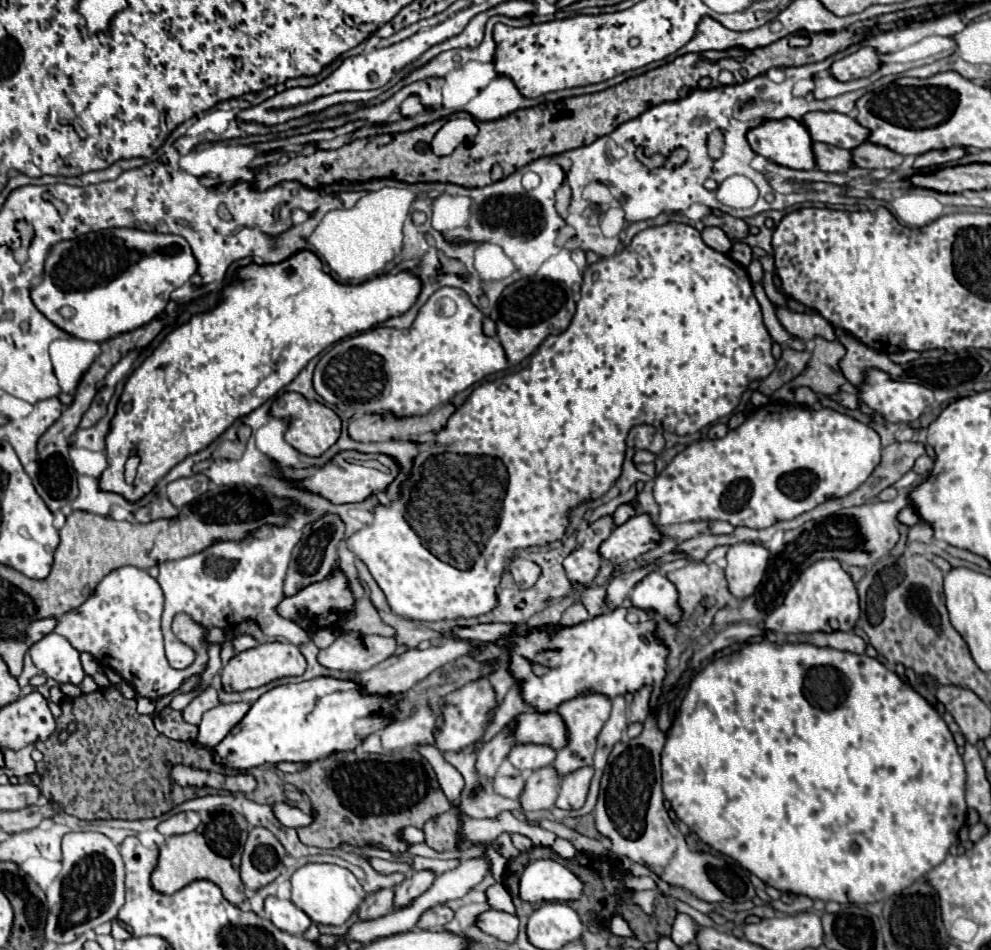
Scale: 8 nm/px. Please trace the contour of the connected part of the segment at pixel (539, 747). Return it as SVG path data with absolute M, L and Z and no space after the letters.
M515 744L509 752L509 762L517 770L539 770L555 760L555 750L543 744Z

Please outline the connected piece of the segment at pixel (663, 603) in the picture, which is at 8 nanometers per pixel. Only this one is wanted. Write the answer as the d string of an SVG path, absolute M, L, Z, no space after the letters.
M651 572L645 576L631 592L631 602L635 608L653 610L659 616L671 618L671 624L681 622L683 610L679 608L679 592L675 584L667 580L667 576L659 572Z

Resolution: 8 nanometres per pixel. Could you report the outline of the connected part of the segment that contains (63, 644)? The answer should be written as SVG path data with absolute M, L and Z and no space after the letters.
M55 632L43 636L43 640L33 644L29 654L33 664L55 682L69 682L79 686L85 678L79 652L75 652L75 648L71 648L71 644L67 644L67 640Z

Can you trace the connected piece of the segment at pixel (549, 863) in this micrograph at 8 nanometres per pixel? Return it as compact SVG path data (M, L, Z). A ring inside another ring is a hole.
M537 860L521 876L519 898L525 902L569 902L581 896L581 882L555 860Z

